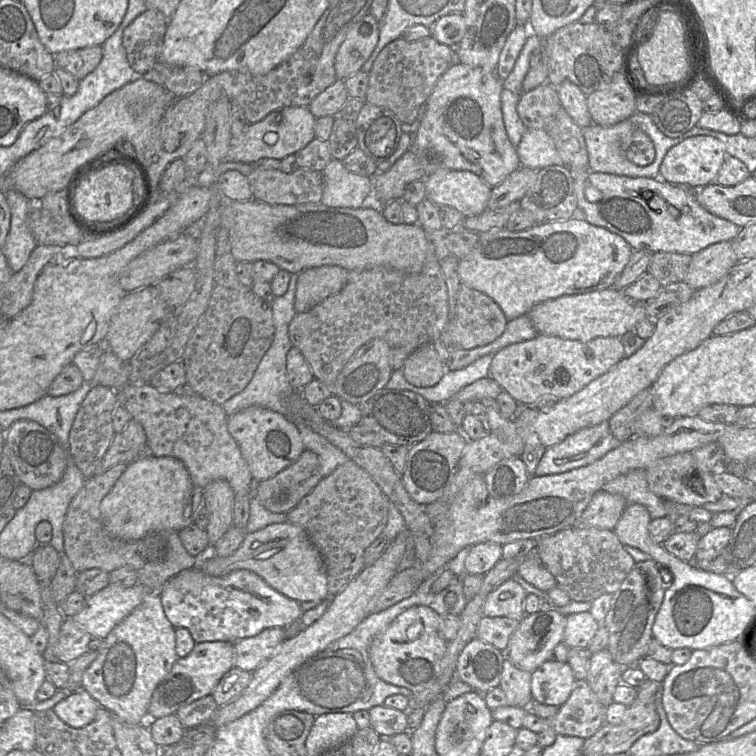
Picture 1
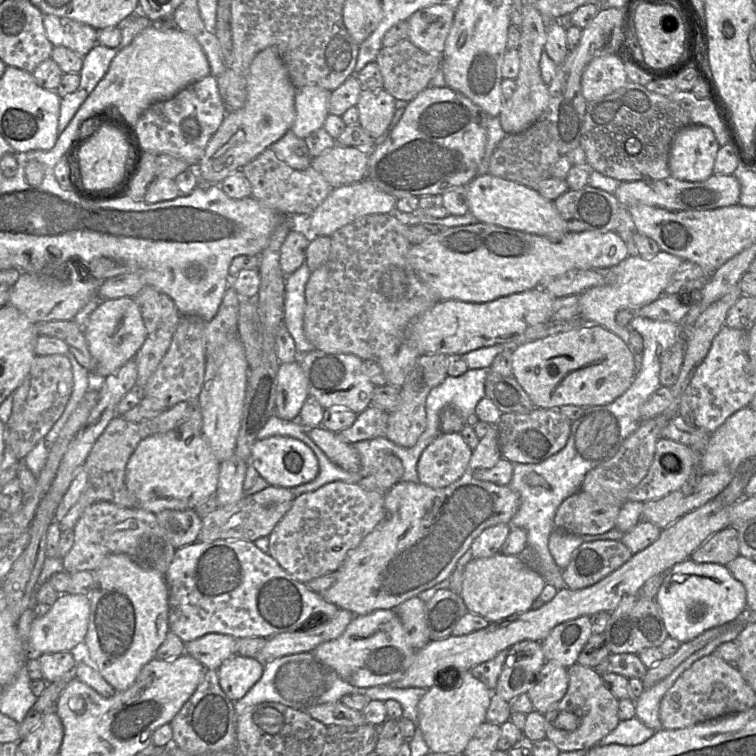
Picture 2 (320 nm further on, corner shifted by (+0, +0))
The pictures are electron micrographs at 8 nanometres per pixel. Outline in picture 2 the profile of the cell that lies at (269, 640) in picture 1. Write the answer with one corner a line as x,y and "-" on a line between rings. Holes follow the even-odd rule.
209,633
185,643
185,654
197,659
206,669
218,670
226,660
237,654
236,642
237,639
231,635

